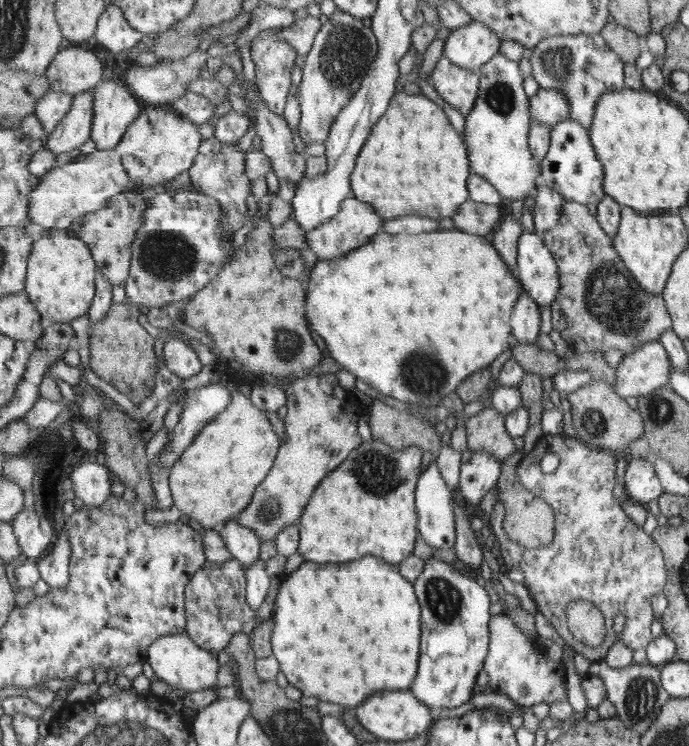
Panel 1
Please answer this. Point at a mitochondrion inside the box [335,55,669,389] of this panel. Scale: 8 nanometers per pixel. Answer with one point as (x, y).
(612, 300)

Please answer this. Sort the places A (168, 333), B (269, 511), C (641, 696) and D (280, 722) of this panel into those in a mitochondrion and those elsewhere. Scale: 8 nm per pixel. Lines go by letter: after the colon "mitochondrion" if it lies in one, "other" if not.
A: other
B: mitochondrion
C: mitochondrion
D: mitochondrion

